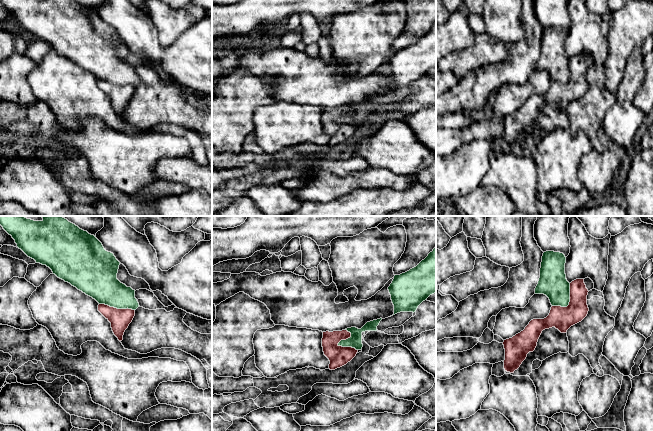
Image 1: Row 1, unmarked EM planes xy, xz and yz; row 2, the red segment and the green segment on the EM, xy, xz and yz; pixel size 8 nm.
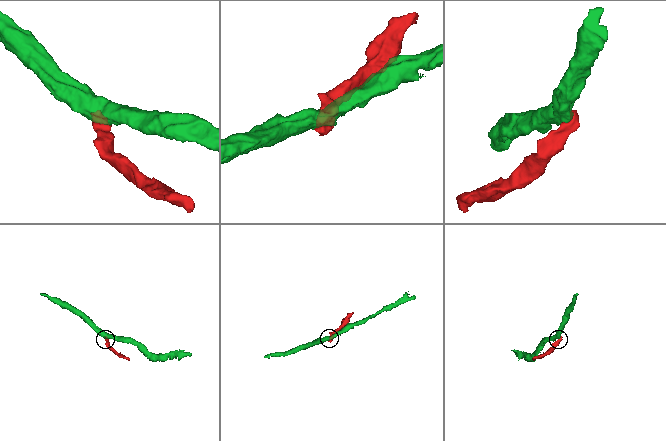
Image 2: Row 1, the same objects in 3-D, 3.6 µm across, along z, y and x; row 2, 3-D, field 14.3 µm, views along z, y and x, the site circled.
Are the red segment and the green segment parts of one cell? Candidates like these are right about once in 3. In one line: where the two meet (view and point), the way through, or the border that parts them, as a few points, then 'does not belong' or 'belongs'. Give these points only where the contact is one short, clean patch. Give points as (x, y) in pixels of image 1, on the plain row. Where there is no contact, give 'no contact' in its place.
meets red in xz at (338, 118); border along xz (345, 105), (350, 112), (338, 120), (351, 122), (357, 126); does not belong

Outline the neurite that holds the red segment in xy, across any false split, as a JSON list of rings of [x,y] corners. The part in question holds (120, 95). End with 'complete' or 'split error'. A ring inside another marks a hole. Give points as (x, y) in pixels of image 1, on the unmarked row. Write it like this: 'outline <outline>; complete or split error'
outline [[[99,80],[98,87],[111,99],[114,111],[119,117],[122,117],[125,106],[135,92],[135,86],[128,84],[117,85],[105,80]]]; complete

